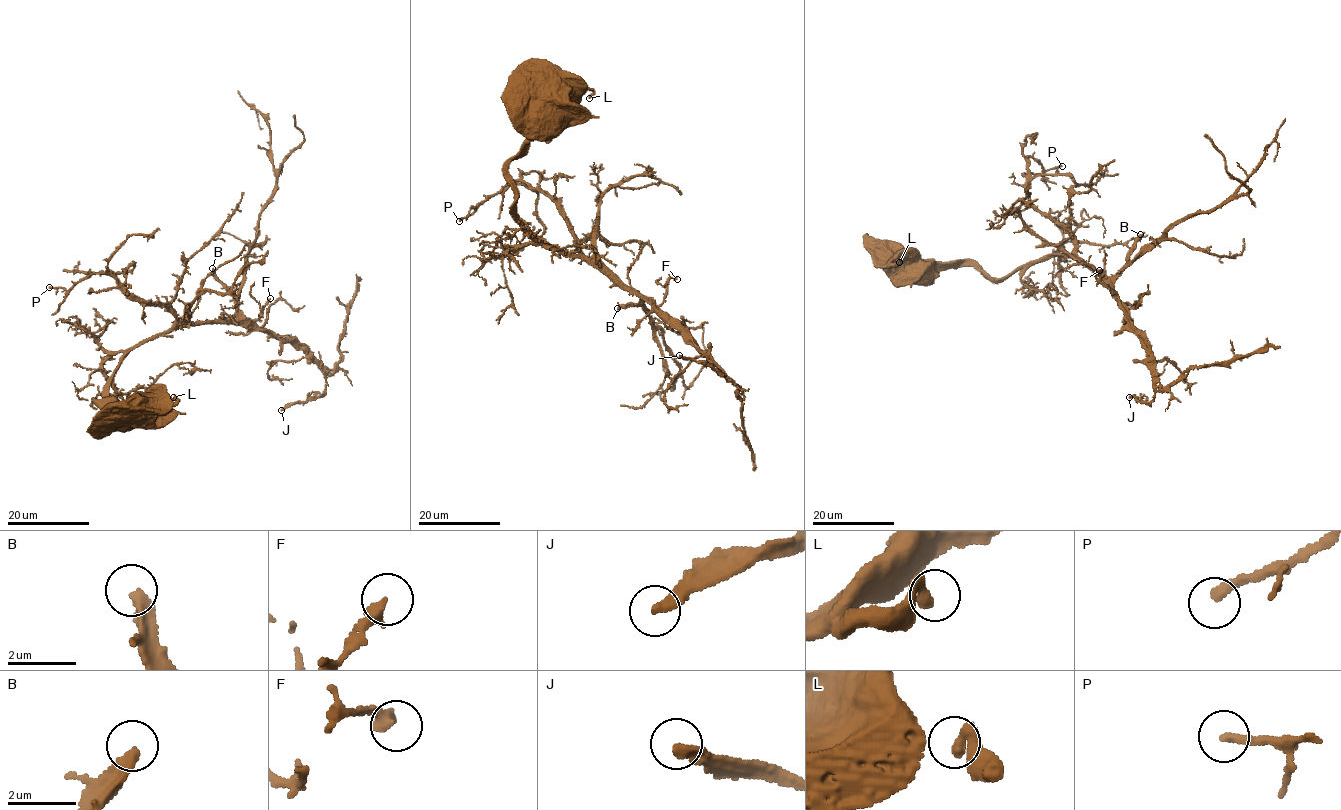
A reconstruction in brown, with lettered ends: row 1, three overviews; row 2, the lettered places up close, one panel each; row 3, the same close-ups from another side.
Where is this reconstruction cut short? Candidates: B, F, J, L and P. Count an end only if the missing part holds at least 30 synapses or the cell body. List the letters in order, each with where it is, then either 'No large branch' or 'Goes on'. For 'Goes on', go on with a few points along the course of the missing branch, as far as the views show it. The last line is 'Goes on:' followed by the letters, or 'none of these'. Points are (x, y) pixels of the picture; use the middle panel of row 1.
B: Place: (617, 308). Goes on. Course of what is missing: (617, 308), (606, 310), (591, 303), (563, 298), (554, 306)
F: Place: (677, 279). No large branch
J: Place: (679, 355). No large branch
L: Place: (589, 98). No large branch
P: Place: (459, 221). No large branch
Goes on: B

